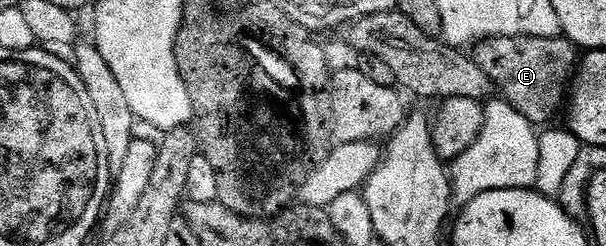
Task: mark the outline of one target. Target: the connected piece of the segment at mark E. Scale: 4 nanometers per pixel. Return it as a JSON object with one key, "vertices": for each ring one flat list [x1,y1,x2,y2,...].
{"vertices":[[559,36,557,38,488,38,477,43,478,51,472,54,479,68,490,77,494,83,494,89,500,95,509,109,520,112,535,124,550,124,554,118,554,113,558,109,563,109,568,98,568,87,576,73,576,67,580,62,580,50,569,38]]}

